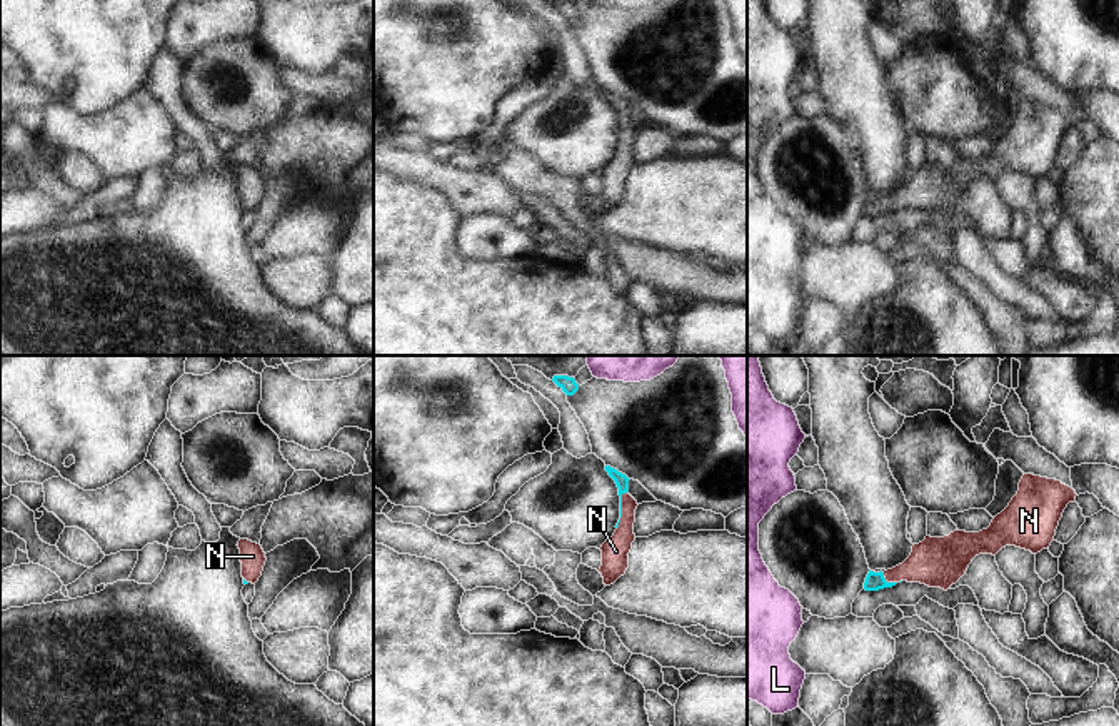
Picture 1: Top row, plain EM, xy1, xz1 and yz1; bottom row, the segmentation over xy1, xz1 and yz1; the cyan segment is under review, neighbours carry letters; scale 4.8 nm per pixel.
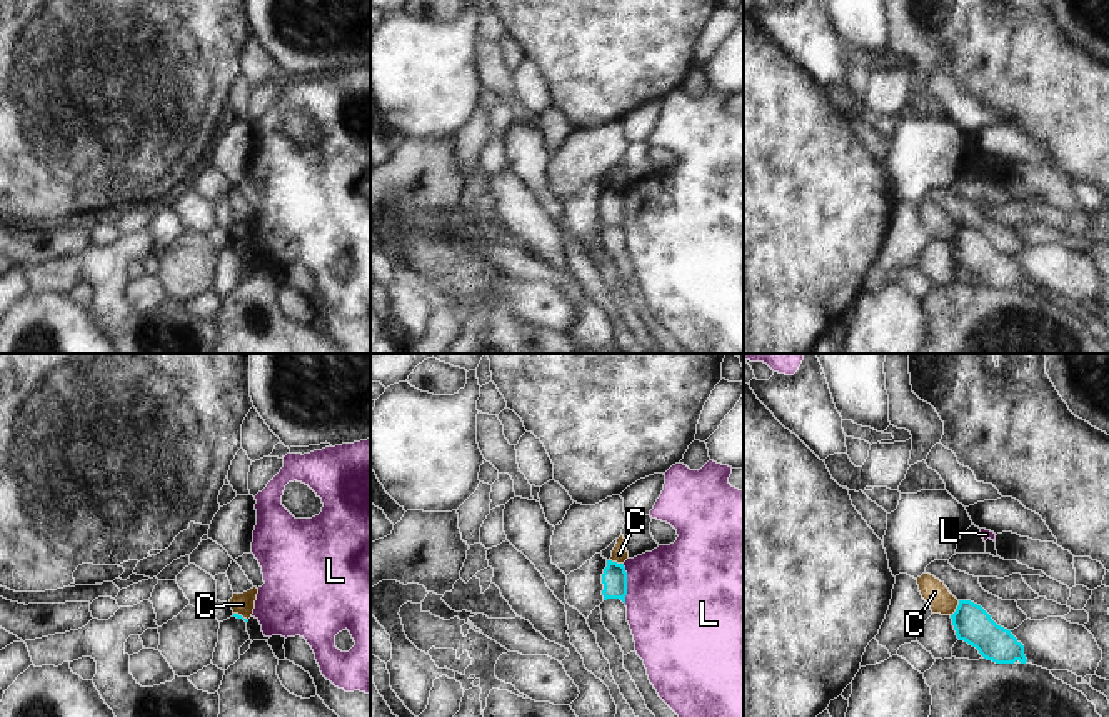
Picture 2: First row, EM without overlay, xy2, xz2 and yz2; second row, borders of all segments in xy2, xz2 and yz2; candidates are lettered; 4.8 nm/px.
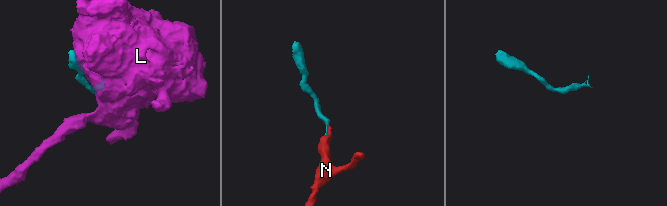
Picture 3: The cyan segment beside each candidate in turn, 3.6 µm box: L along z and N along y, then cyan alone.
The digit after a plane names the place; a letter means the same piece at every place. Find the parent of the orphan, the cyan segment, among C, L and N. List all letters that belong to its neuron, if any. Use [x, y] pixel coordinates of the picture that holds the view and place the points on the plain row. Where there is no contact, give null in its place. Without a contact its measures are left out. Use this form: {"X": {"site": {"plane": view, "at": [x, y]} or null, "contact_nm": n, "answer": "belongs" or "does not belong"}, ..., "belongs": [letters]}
{"C": {"site": {"plane": "yz2", "at": [956, 235]}, "contact_nm": 90, "answer": "does not belong"}, "L": {"site": {"plane": "xz2", "at": [626, 210]}, "contact_nm": 190, "answer": "does not belong"}, "N": {"site": {"plane": "xz1", "at": [621, 136]}, "contact_nm": 190, "answer": "belongs"}, "belongs": ["N"]}

